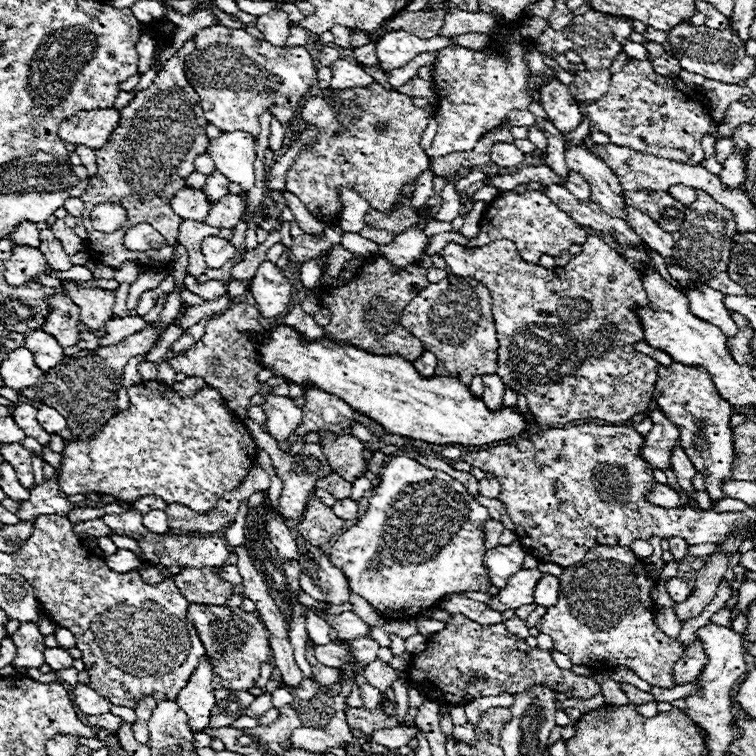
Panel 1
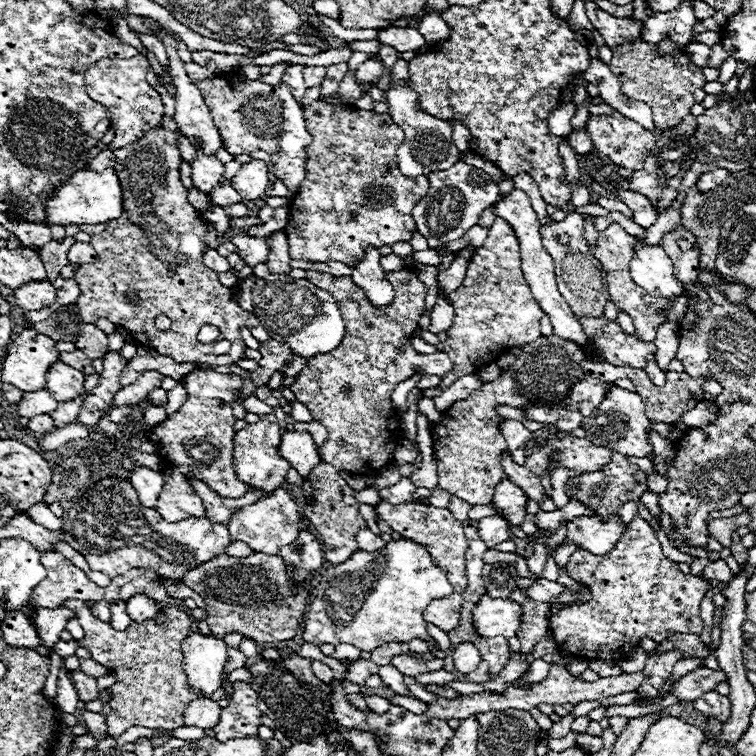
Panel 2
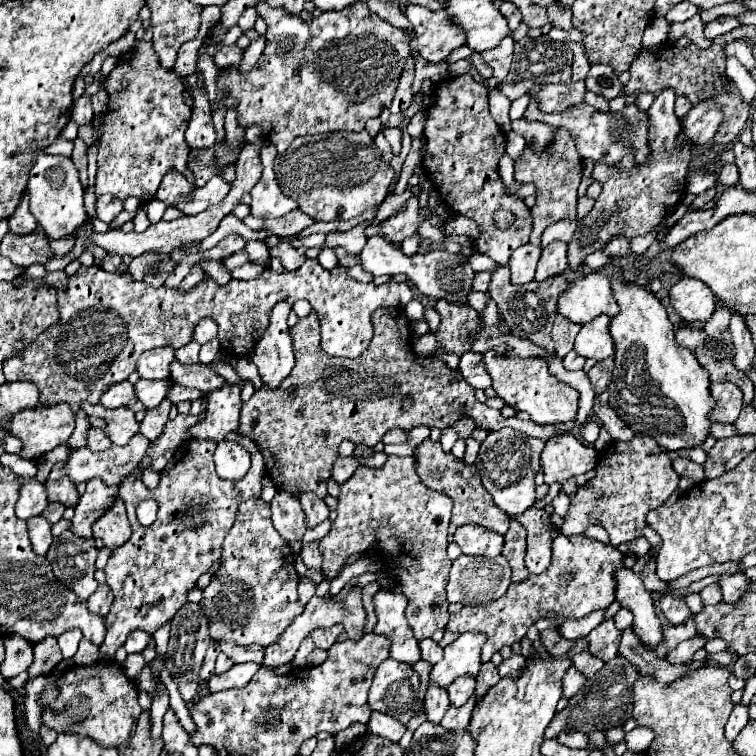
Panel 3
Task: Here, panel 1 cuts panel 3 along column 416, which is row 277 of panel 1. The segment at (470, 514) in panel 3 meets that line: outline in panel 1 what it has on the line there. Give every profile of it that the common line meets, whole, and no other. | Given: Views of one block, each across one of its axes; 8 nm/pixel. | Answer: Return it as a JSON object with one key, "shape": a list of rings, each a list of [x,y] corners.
{"shape":[[[448,276],[438,284],[428,284],[400,316],[402,326],[414,334],[424,350],[436,356],[434,376],[452,376],[470,386],[474,376],[496,372],[496,328],[492,318],[492,298],[488,288],[474,278]]]}

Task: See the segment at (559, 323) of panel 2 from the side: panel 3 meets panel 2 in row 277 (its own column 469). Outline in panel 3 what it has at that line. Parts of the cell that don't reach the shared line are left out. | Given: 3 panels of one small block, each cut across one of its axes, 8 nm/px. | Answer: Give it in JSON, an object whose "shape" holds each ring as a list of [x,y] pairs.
{"shape":[[[458,526],[454,532],[454,542],[468,556],[498,556],[504,546],[504,536],[492,534],[482,526]]]}

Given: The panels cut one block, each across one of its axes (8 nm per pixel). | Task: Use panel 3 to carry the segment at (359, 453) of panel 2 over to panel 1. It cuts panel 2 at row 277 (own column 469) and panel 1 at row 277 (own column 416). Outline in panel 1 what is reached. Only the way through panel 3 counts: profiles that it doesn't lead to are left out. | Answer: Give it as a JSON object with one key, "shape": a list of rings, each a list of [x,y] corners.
{"shape":[[[372,256],[364,266],[358,268],[348,286],[330,288],[320,294],[322,304],[330,310],[330,324],[324,326],[326,338],[336,344],[352,344],[380,356],[398,354],[408,362],[418,360],[424,352],[422,342],[400,326],[400,314],[406,304],[410,304],[410,300],[422,292],[422,288],[426,288],[426,284],[426,268],[410,264],[398,272],[384,256]]]}

